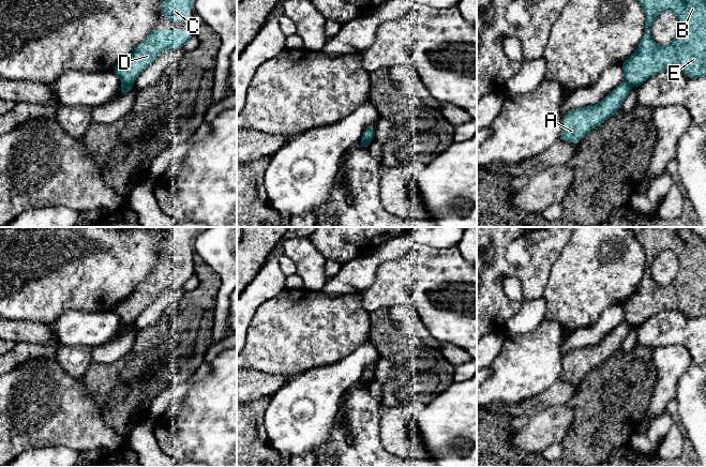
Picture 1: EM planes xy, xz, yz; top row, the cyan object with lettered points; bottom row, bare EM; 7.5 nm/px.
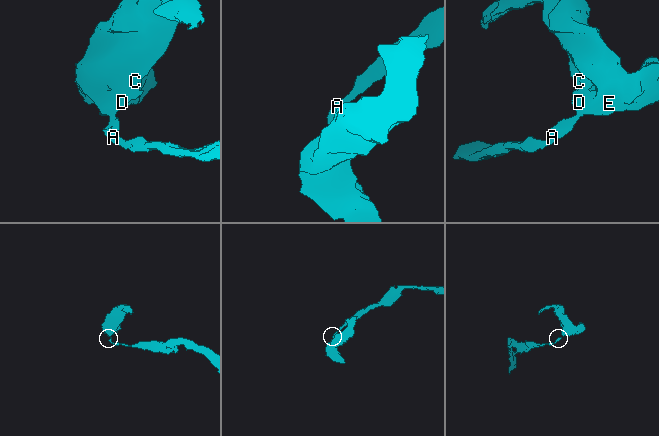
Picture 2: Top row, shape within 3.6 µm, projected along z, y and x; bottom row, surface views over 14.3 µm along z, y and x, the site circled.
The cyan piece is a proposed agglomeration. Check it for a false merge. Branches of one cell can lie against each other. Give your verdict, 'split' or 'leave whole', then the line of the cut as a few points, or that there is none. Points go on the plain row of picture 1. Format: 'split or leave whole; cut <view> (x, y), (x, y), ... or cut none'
split; cut xy (132, 324), (122, 326)

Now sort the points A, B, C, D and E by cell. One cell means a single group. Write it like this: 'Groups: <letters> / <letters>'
Groups: A / B C D E

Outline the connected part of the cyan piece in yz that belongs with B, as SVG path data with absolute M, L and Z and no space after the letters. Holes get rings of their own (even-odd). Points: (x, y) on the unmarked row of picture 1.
M629 227L646 255L645 273L636 290L621 303L626 322L640 327L649 317L662 311L680 311L690 318L706 315L706 240L692 232L691 227ZM664 251L672 251L678 259L679 269L666 286L658 285L649 268Z

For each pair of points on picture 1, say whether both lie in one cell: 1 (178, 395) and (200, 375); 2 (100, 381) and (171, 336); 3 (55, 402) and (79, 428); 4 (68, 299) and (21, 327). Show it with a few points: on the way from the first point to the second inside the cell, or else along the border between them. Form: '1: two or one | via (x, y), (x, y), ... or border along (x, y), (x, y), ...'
1: one | via (183, 390), (195, 380)
2: one | via (118, 381), (129, 379), (153, 355)
3: one | via (59, 408), (73, 422)
4: two | border along (11, 319), (26, 319), (49, 326)

